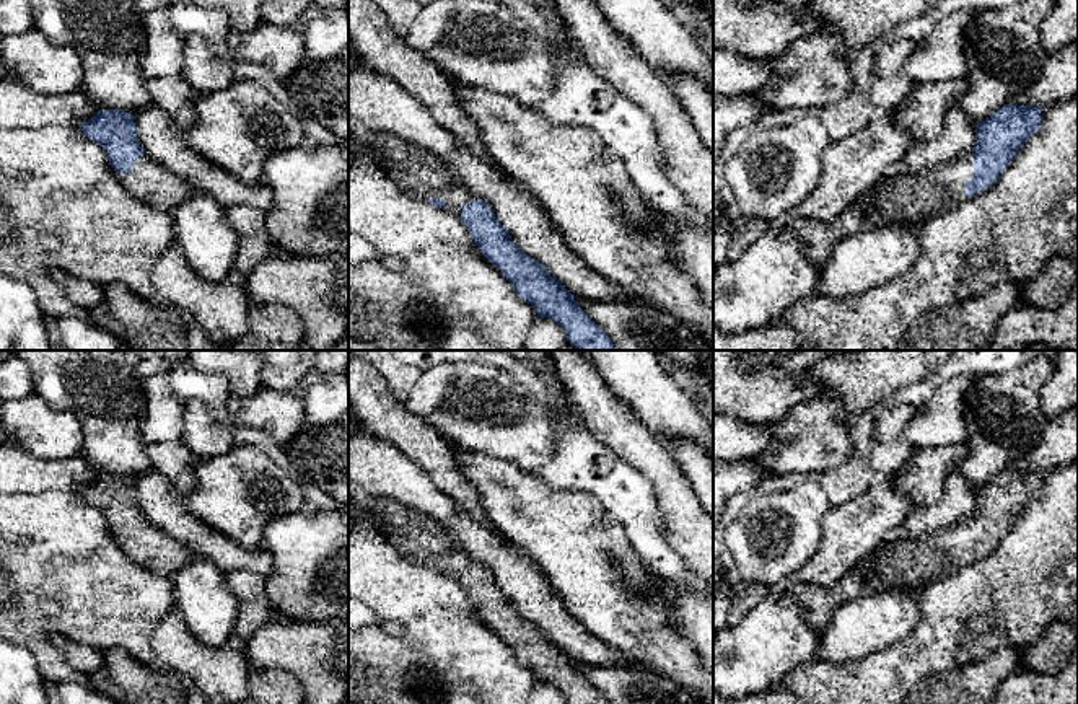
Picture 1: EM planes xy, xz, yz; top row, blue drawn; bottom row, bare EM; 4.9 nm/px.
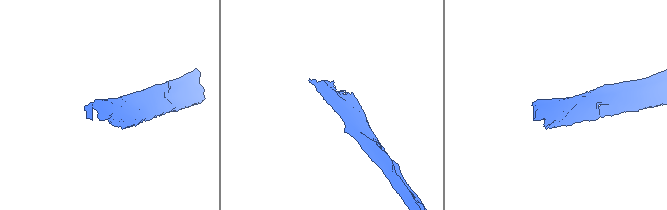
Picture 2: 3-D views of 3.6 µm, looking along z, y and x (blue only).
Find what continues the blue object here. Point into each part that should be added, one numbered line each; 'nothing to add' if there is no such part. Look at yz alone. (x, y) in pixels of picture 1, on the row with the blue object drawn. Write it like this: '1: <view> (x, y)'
1: yz (909, 199)

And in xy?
1: xy (147, 180)

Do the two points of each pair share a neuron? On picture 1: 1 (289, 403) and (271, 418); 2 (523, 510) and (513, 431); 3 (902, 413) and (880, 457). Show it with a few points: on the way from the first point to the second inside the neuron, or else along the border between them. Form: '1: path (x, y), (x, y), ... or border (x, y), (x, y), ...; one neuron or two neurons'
1: path (284, 408), (276, 413); one neuron
2: border (482, 453), (507, 458), (530, 473); two neurons
3: path (891, 424), (889, 445); one neuron

